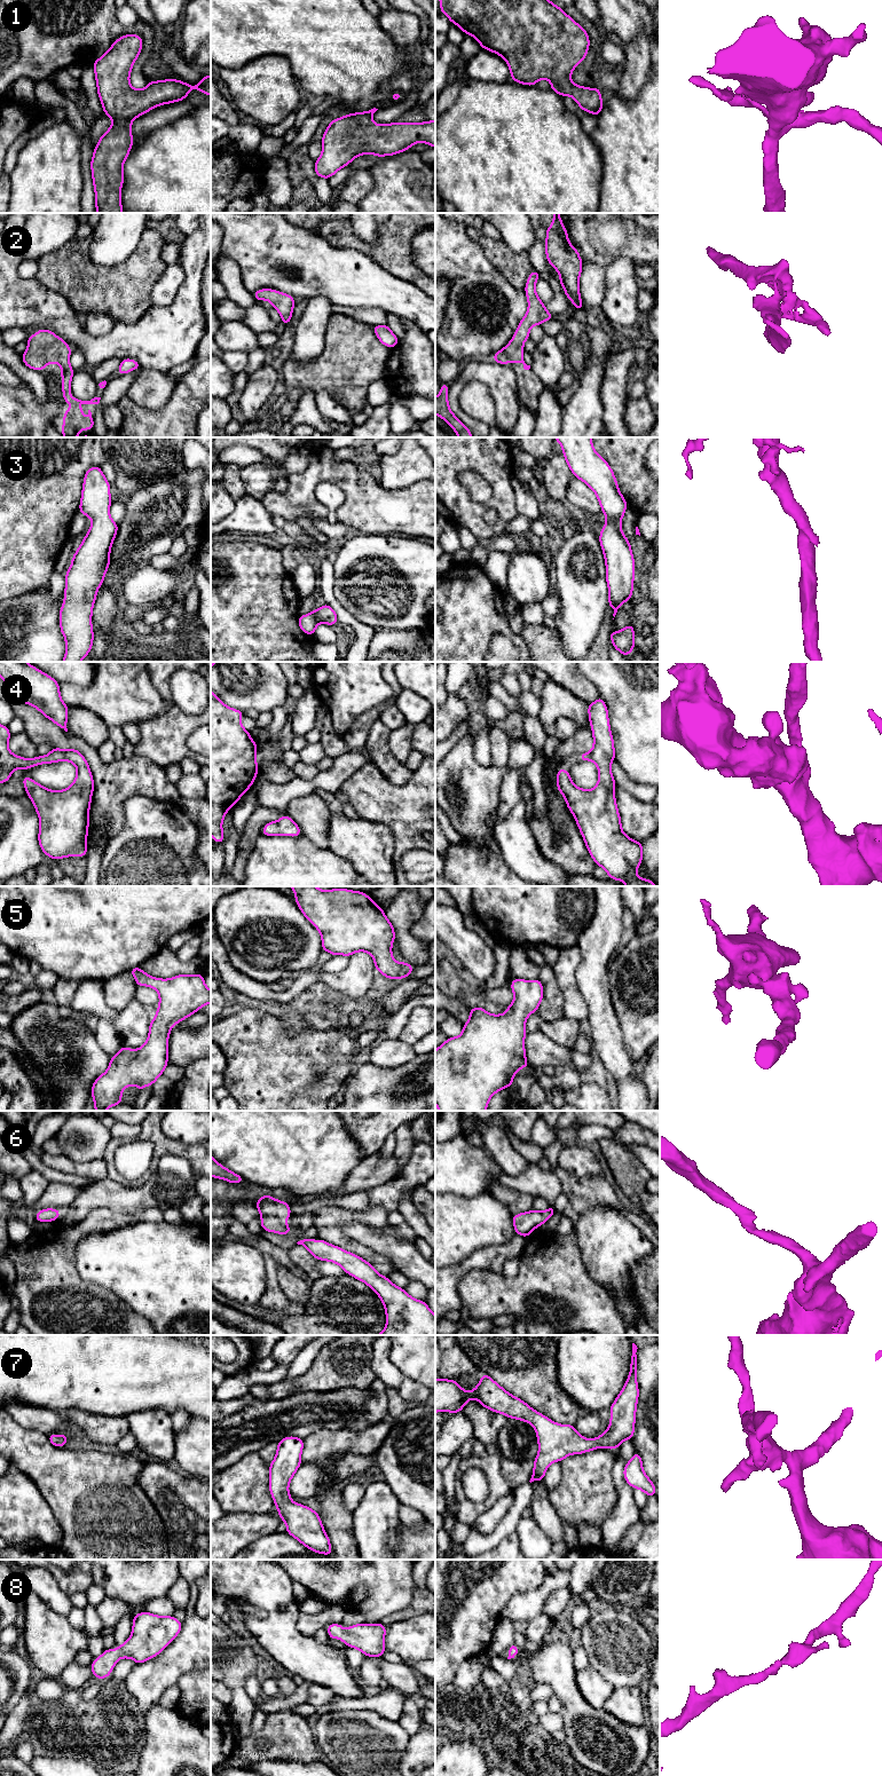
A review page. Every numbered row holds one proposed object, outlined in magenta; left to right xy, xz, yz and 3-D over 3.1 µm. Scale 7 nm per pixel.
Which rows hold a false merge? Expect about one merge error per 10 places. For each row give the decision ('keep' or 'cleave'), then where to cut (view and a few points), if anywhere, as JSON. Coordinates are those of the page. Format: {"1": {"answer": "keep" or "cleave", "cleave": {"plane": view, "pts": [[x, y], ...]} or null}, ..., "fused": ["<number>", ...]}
{"1": {"answer": "keep", "cleave": null}, "2": {"answer": "keep", "cleave": null}, "3": {"answer": "keep", "cleave": null}, "4": {"answer": "keep", "cleave": null}, "5": {"answer": "keep", "cleave": null}, "6": {"answer": "keep", "cleave": null}, "7": {"answer": "keep", "cleave": null}, "8": {"answer": "keep", "cleave": null}, "fused": []}

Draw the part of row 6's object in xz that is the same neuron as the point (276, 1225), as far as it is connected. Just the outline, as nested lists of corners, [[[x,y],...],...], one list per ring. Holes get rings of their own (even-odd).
[[[265,1194],[254,1206],[260,1213],[262,1230],[278,1234],[291,1233],[291,1228],[285,1222],[291,1216],[291,1209],[288,1202],[279,1201],[269,1194]]]

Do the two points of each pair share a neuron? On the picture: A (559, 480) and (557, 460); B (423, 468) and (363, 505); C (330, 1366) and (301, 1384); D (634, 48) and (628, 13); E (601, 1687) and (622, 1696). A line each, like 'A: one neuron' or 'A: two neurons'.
A: one neuron
B: two neurons
C: one neuron
D: two neurons
E: two neurons

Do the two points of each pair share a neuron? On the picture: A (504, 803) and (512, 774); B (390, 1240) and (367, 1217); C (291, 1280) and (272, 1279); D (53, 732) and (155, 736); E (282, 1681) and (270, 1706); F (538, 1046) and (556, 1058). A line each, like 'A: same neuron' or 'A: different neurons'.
A: same neuron
B: different neurons
C: different neurons
D: different neurons
E: different neurons
F: same neuron

